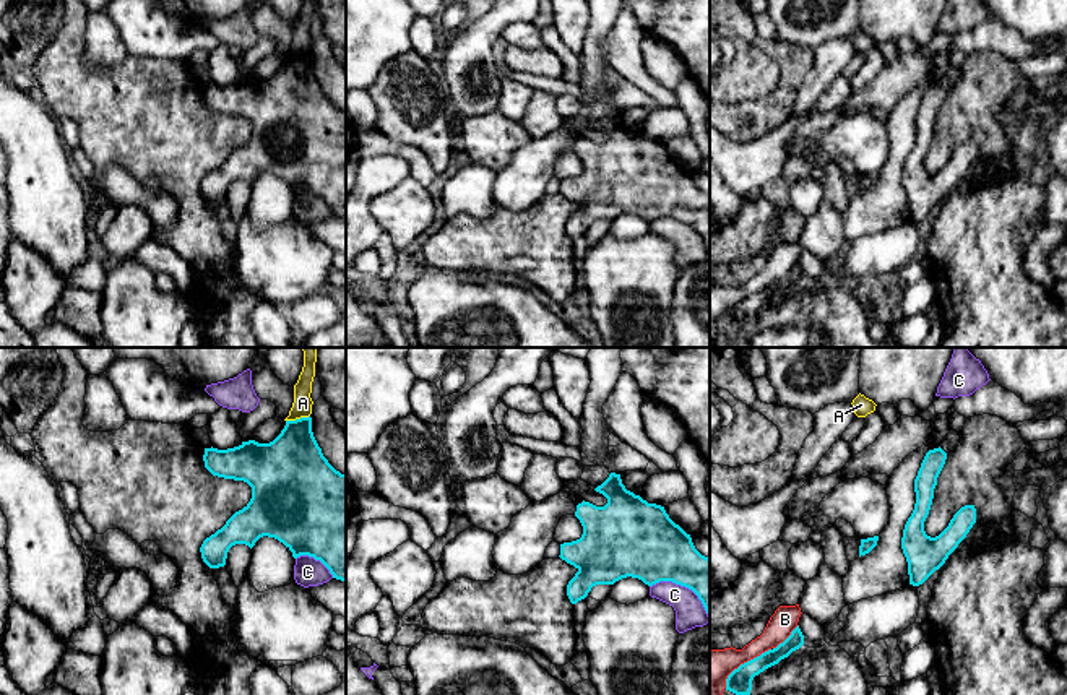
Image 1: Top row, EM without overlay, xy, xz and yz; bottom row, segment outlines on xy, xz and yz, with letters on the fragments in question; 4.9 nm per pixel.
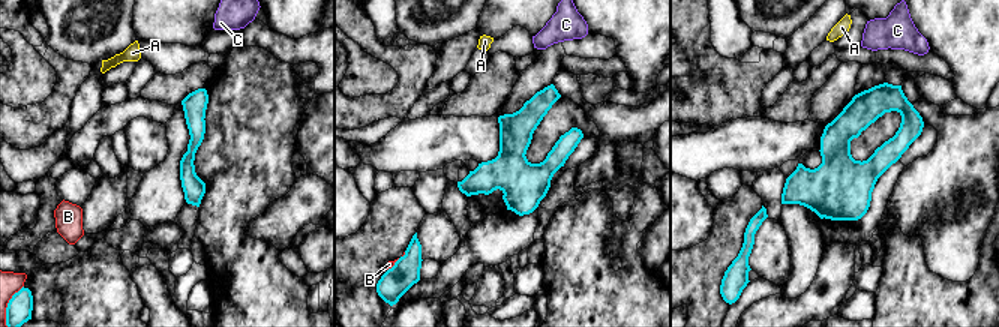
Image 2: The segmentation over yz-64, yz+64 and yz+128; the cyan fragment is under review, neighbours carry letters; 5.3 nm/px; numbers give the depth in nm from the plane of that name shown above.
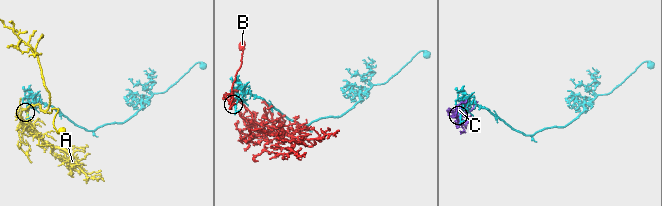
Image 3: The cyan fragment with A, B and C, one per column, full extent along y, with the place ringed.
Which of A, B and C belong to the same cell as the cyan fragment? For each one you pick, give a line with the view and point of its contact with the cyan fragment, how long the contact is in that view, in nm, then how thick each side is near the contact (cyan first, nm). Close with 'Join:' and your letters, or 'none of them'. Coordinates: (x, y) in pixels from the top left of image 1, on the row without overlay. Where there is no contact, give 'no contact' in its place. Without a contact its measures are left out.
Join: none of them

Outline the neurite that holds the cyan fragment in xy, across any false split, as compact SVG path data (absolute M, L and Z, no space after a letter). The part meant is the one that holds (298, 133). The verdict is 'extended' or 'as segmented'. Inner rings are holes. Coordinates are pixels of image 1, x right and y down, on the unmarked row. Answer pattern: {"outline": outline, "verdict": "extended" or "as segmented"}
{"outline": "M310 52L286 57L270 80L248 76L227 86L205 84L203 97L213 112L244 117L252 123L250 138L203 177L200 188L210 205L224 203L232 182L245 180L252 185L260 174L268 172L283 179L294 195L313 193L333 214L346 218L346 110L323 93Z", "verdict": "as segmented"}

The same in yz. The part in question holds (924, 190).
{"outline": "M940 83L929 86L914 115L916 140L901 174L909 221L913 222L922 221L939 206L976 159L974 141L965 141L953 151L948 162L939 172L931 174L924 167L924 158L929 151L937 114L945 96L947 89Z", "verdict": "as segmented"}

